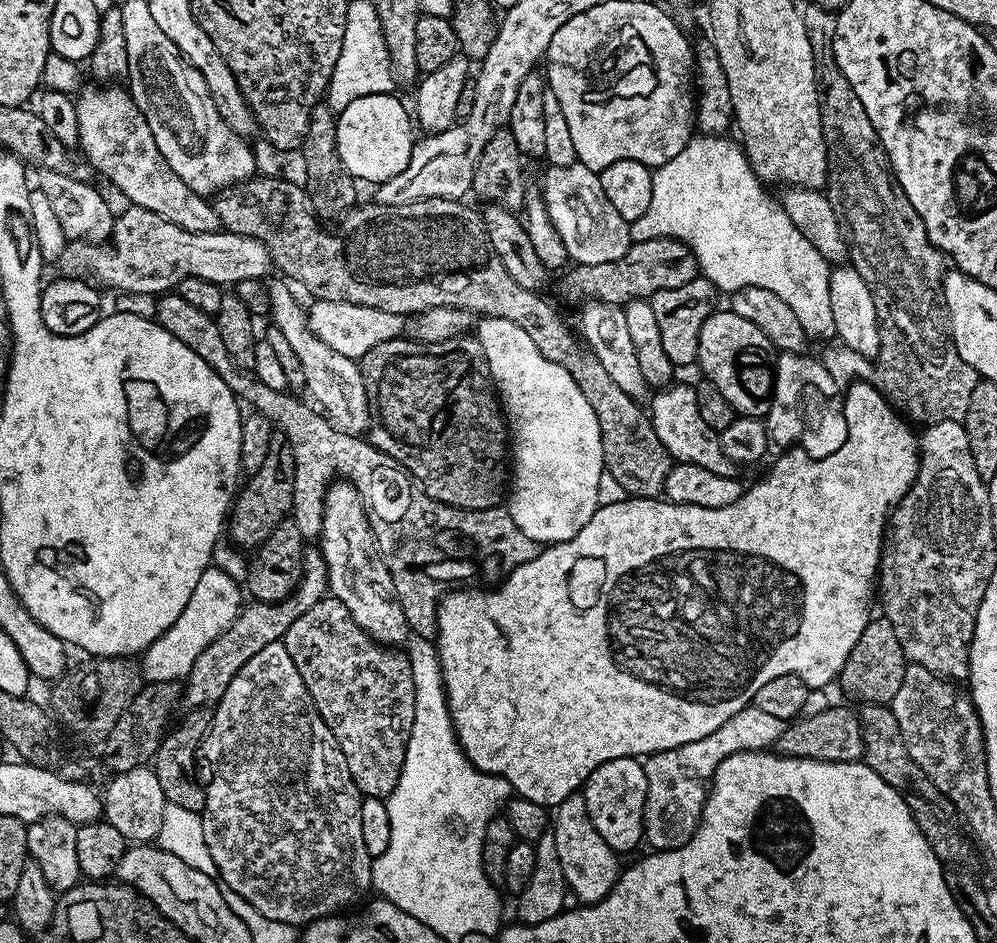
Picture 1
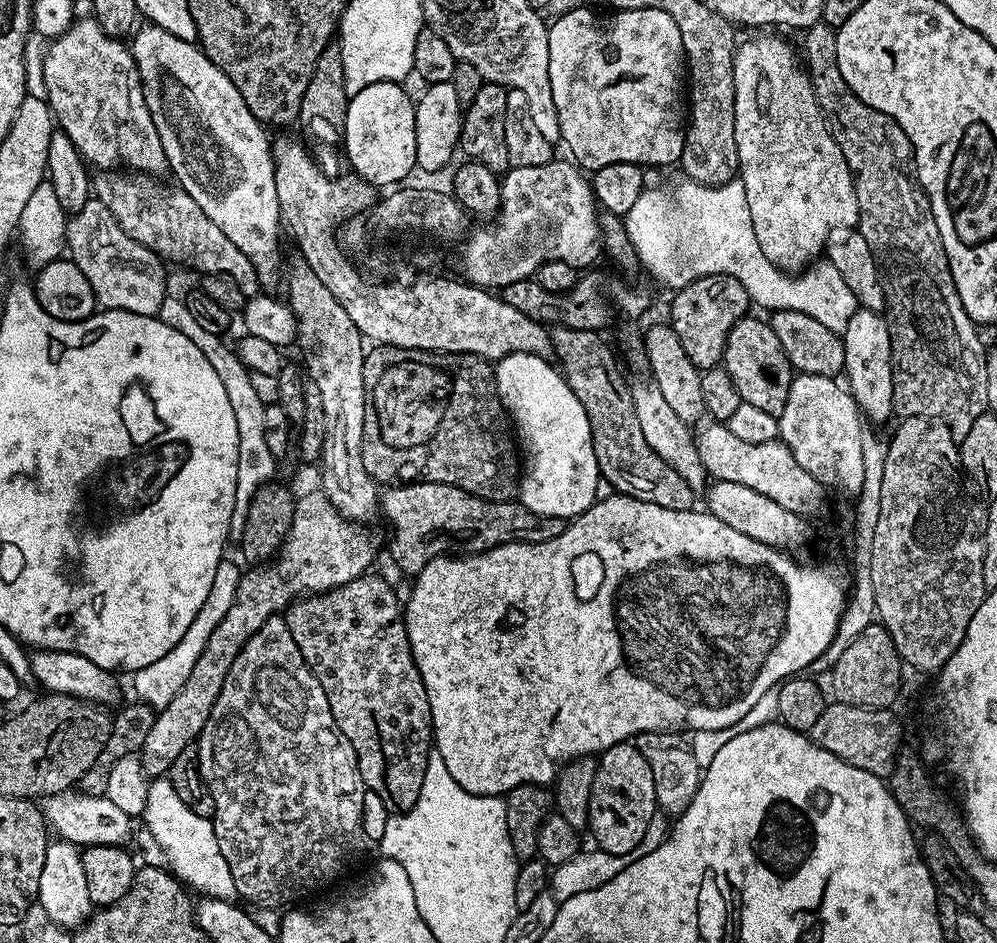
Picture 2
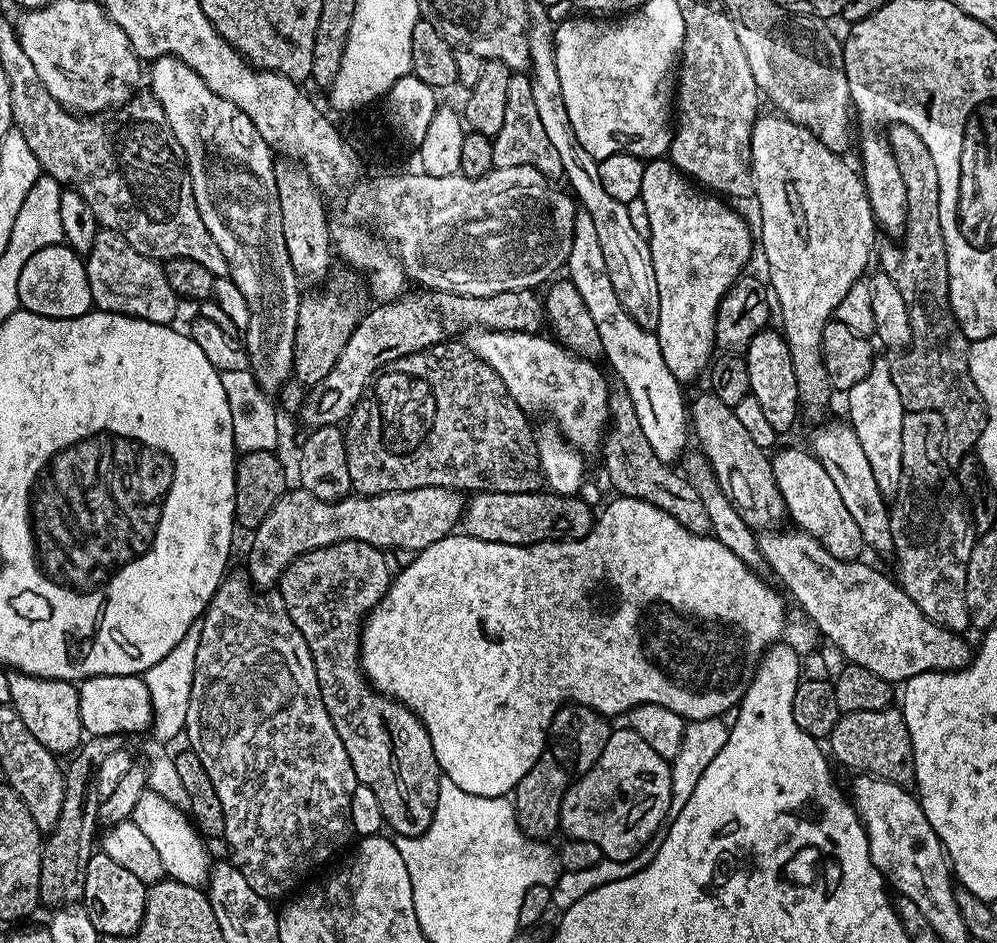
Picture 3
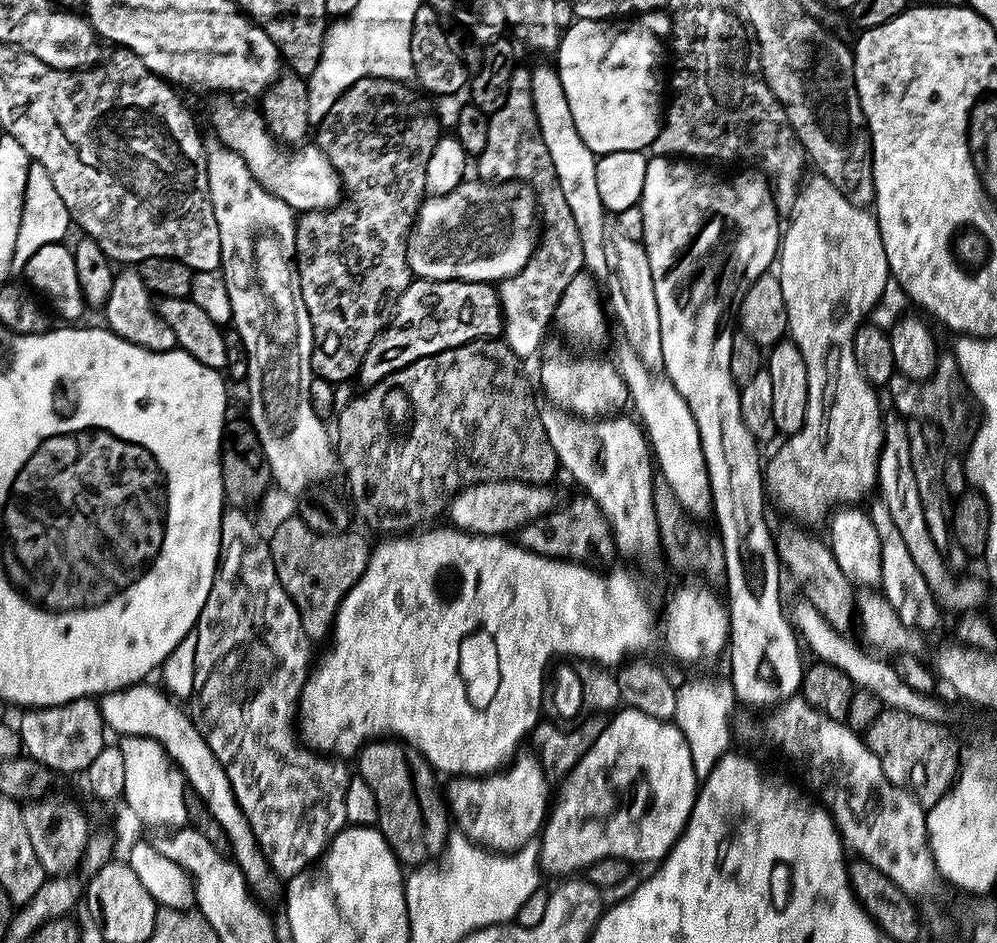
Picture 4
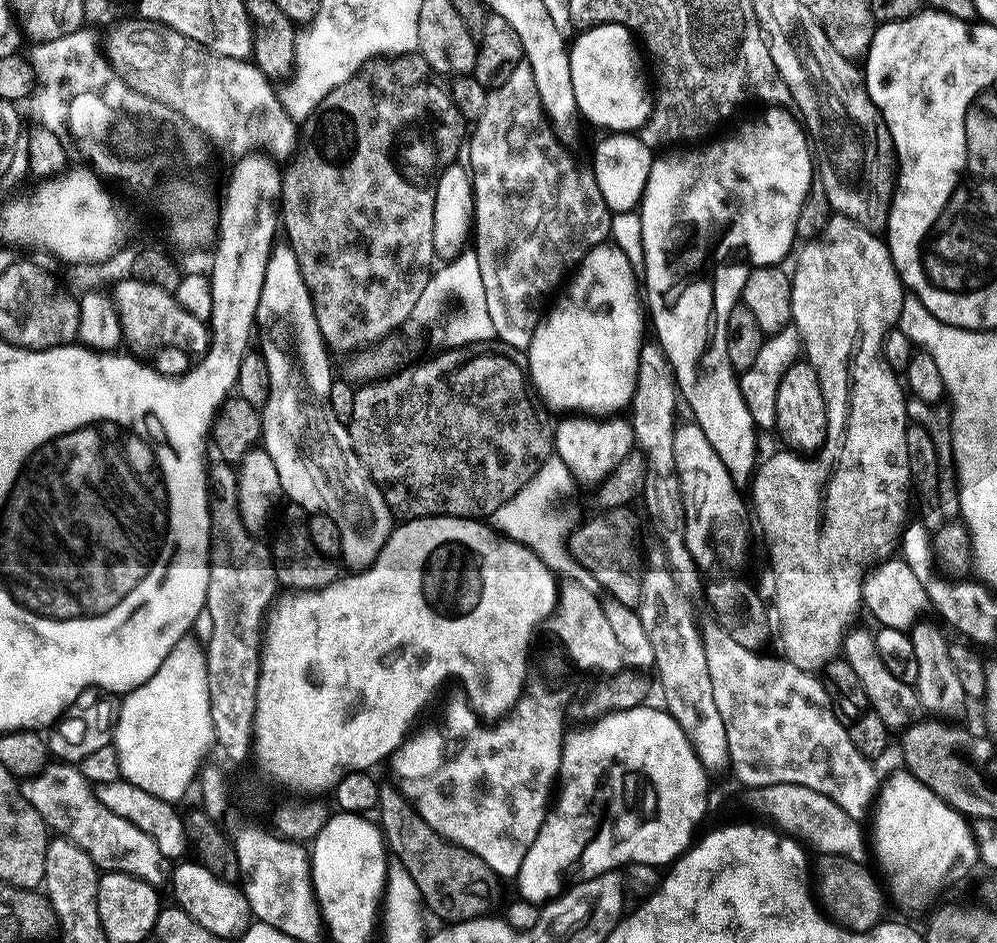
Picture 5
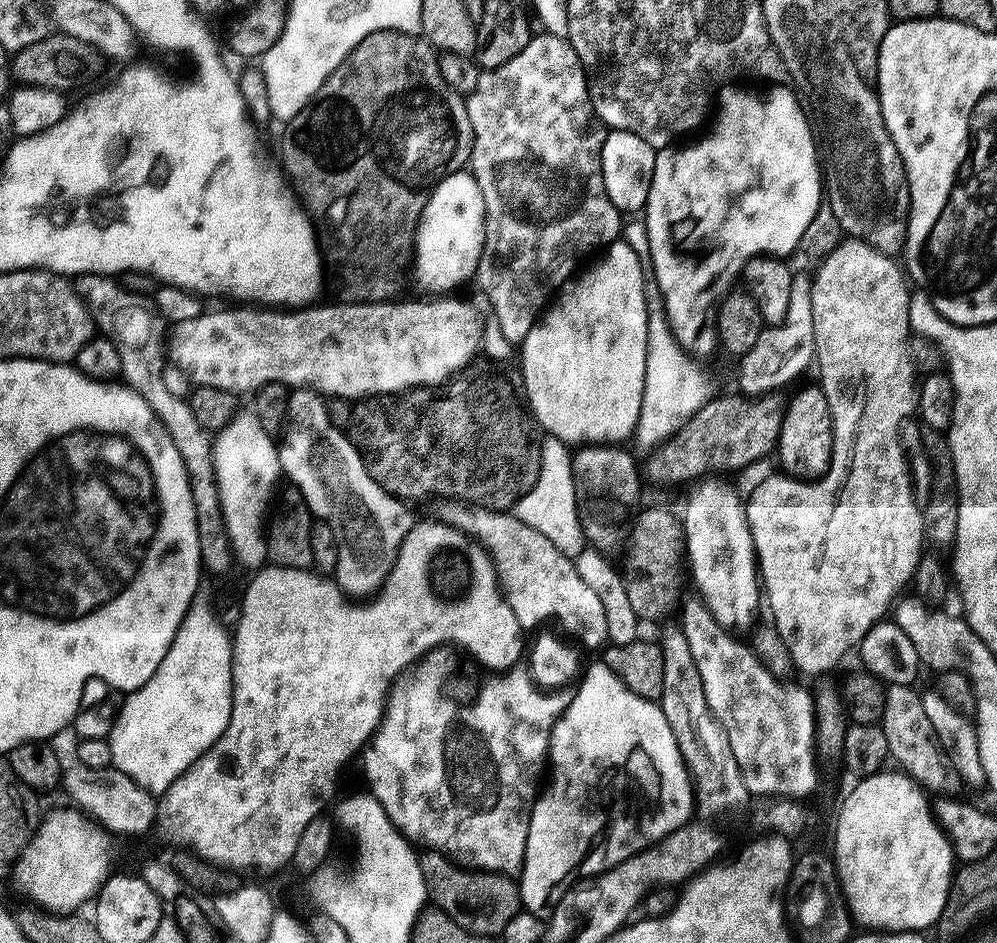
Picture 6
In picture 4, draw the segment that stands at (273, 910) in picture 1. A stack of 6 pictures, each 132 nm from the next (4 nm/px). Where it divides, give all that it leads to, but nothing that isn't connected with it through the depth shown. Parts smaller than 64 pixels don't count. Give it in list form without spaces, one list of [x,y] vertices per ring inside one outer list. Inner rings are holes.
[[[271,548],[267,552],[226,552],[220,550],[220,563],[216,566],[216,577],[210,586],[210,594],[206,598],[206,606],[202,606],[202,614],[198,618],[194,629],[196,641],[196,677],[194,678],[194,701],[196,700],[196,712],[194,719],[196,729],[206,738],[206,742],[216,755],[216,760],[226,770],[230,778],[230,786],[236,795],[236,801],[244,811],[244,817],[250,822],[252,832],[256,836],[256,843],[260,851],[268,858],[268,865],[280,878],[291,878],[299,872],[305,871],[309,866],[315,865],[327,850],[328,844],[348,824],[346,818],[346,786],[350,779],[350,771],[343,759],[333,758],[328,754],[321,754],[304,743],[298,735],[298,709],[300,707],[300,695],[304,689],[304,683],[310,675],[310,663],[308,664],[308,647],[310,641],[308,635],[302,630],[302,622],[294,602],[286,594],[282,582],[278,578],[278,570],[272,572],[274,558]]]

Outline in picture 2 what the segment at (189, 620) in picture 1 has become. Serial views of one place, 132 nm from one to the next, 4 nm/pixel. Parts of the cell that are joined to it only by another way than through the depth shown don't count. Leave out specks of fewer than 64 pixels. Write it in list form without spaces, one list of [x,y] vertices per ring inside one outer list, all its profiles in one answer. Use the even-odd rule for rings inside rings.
[[[231,558],[221,560],[218,570],[214,570],[214,586],[210,586],[210,594],[206,594],[206,602],[202,602],[202,610],[198,610],[194,622],[190,622],[178,646],[174,646],[170,654],[158,658],[158,662],[150,662],[150,666],[142,666],[131,677],[132,688],[136,691],[135,699],[139,703],[149,704],[151,708],[159,710],[172,701],[174,694],[178,694],[178,690],[182,690],[186,678],[190,678],[190,670],[194,670],[194,662],[198,662],[198,654],[202,654],[202,649],[206,647],[210,634],[214,634],[218,622],[226,618],[226,610],[234,606],[234,594],[238,594],[241,575],[242,568],[239,568]]]

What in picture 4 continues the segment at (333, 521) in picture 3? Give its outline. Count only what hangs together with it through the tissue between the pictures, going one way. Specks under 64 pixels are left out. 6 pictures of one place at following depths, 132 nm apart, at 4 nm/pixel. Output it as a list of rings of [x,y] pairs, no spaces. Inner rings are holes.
[[[491,480],[485,484],[472,484],[452,497],[447,509],[451,527],[478,536],[504,536],[514,534],[522,526],[542,518],[558,507],[555,487],[546,484],[527,484],[517,480]]]

